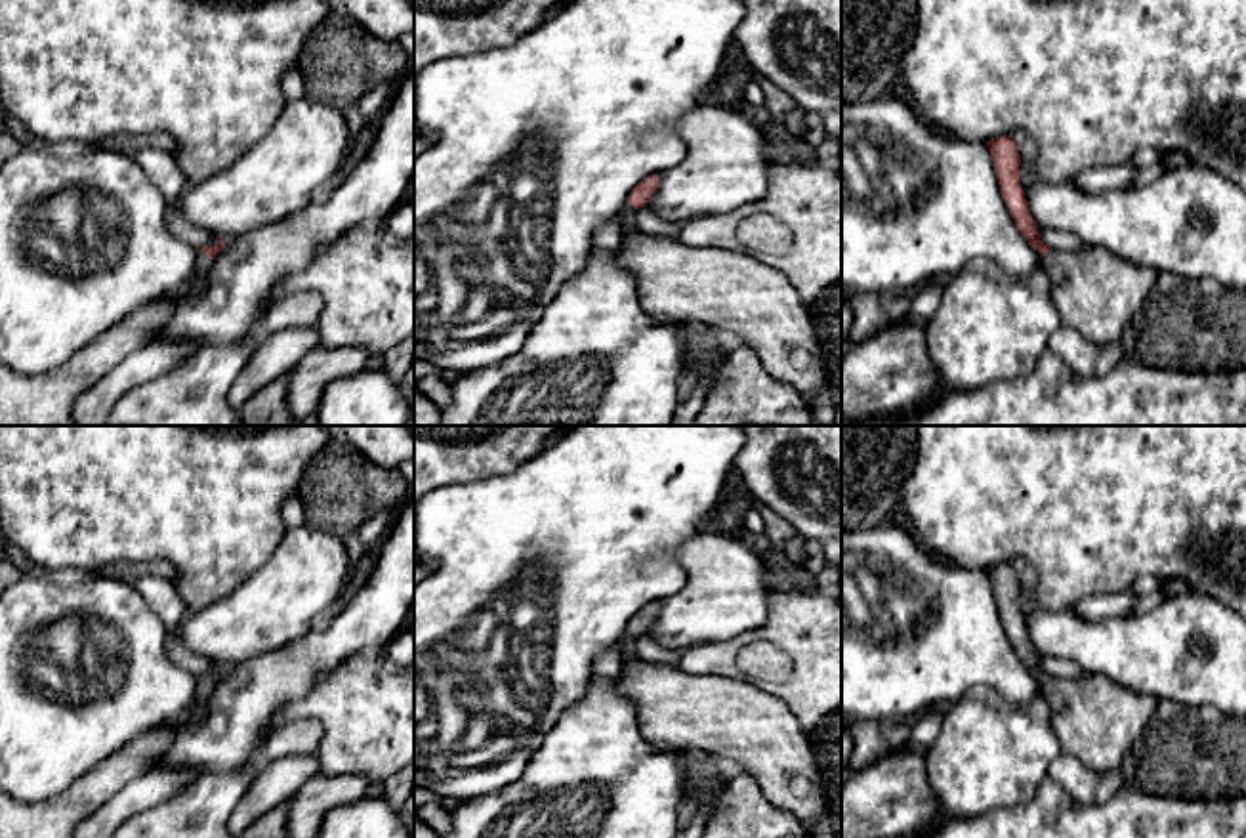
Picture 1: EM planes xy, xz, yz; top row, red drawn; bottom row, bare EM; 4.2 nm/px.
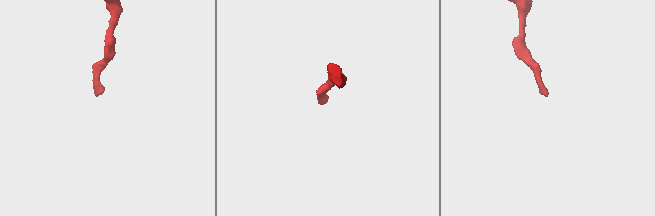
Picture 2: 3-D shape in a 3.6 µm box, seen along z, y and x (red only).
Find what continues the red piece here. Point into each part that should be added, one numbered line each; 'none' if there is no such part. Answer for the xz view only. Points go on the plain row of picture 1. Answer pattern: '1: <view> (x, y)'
1: xz (754, 732)

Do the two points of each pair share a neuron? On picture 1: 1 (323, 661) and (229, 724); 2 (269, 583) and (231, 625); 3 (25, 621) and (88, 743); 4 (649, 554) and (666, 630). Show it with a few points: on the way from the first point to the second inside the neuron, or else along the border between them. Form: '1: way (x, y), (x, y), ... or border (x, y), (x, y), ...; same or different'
1: way (300, 665), (289, 674), (275, 678), (252, 701); same
2: way (264, 592), (241, 615); same
3: way (81, 604), (109, 604), (138, 632), (138, 688); same
4: border (680, 560), (685, 581), (659, 602); different

